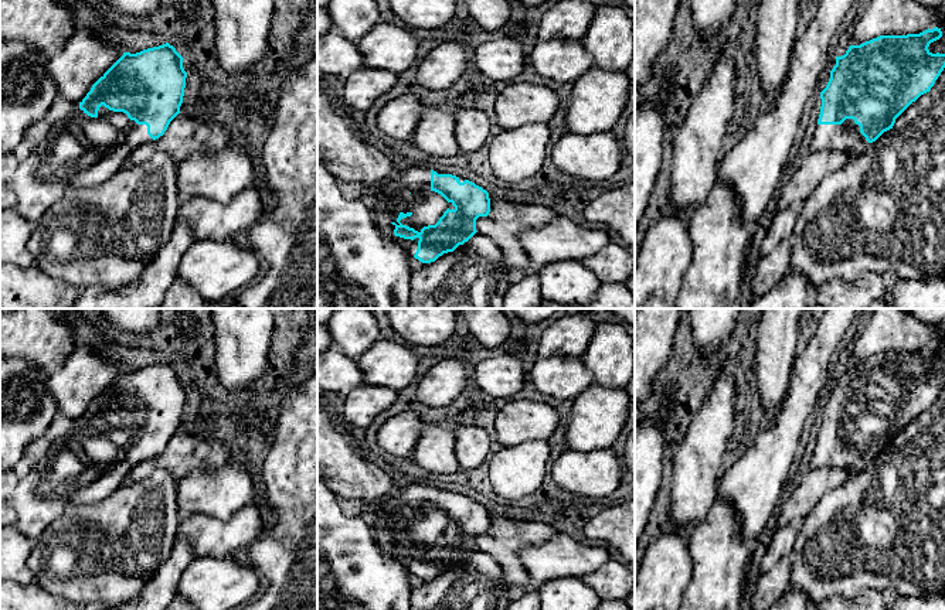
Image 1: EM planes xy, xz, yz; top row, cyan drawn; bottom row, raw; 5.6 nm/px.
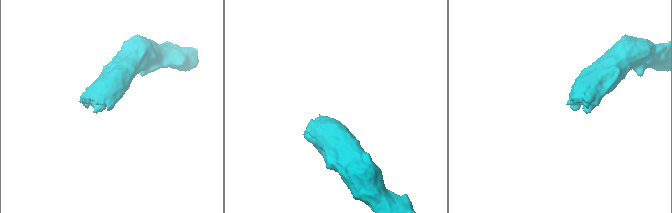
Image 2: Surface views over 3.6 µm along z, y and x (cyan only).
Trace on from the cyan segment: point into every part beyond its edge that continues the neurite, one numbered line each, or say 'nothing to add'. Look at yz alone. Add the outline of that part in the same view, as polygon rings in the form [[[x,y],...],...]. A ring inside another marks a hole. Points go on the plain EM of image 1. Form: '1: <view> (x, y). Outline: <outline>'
1: yz (846, 455). Outline: [[[853,436],[842,442],[817,442],[810,467],[844,468],[849,474],[860,473],[870,460],[860,450],[860,443]]]

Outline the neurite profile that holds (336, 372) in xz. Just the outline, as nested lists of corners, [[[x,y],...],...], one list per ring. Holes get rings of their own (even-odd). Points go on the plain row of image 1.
[[[332,344],[317,354],[317,391],[346,396],[361,384],[364,378],[357,359],[349,358],[339,345]]]

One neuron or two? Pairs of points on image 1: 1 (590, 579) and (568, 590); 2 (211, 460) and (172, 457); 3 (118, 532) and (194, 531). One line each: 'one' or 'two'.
1: two
2: one
3: two

